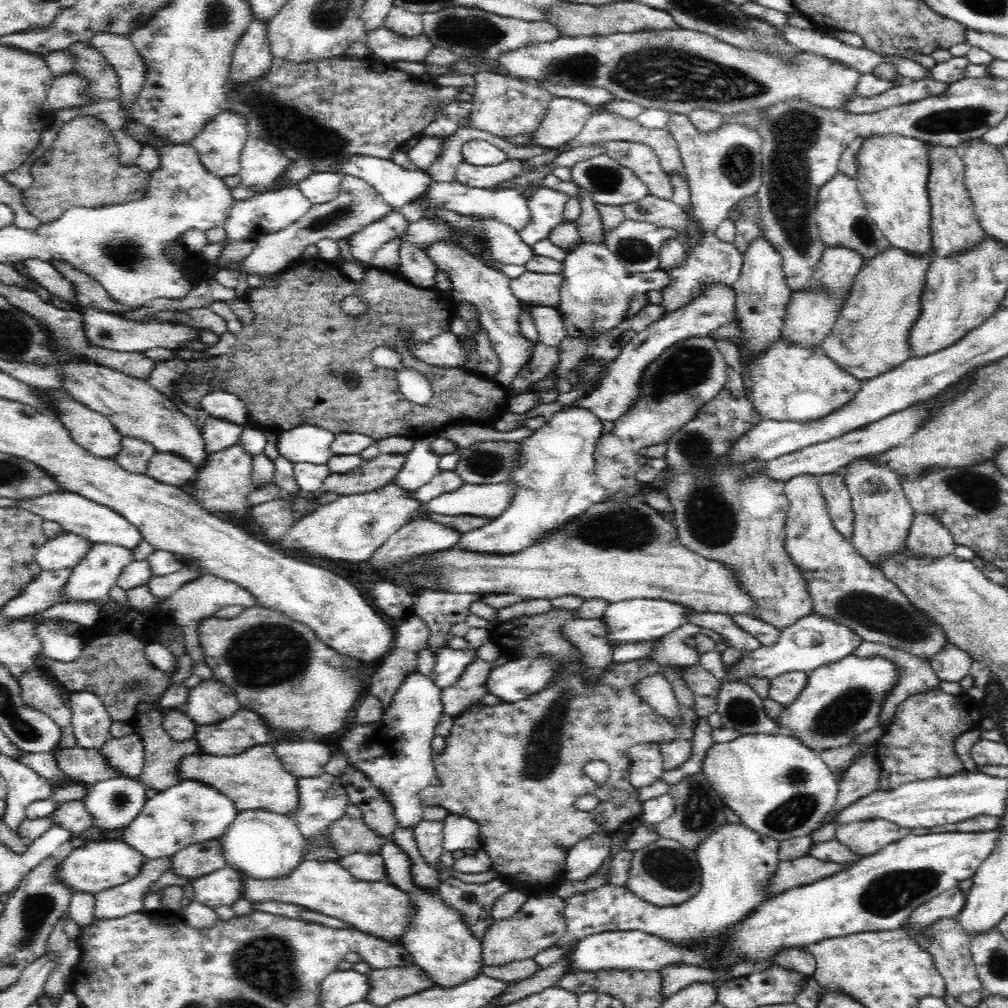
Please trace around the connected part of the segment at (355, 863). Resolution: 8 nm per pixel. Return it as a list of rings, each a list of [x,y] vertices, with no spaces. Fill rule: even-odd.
[[[355,852],[339,857],[338,862],[354,877],[368,882],[387,878],[383,856],[377,852]]]

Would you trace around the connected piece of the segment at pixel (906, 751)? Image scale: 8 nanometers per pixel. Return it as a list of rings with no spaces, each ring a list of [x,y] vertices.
[[[939,687],[904,700],[895,711],[890,730],[875,743],[875,756],[882,768],[880,789],[896,790],[908,782],[966,772],[957,756],[955,743],[962,734],[980,726],[983,720],[981,706],[968,694],[950,695]]]

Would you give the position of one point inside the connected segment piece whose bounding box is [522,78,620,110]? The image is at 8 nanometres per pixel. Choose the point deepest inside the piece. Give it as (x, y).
(595, 97)

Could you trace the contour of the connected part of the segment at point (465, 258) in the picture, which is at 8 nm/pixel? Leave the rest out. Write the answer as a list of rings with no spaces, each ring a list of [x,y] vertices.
[[[450,241],[434,242],[426,248],[426,255],[431,266],[446,273],[452,281],[452,291],[449,294],[454,304],[470,302],[477,308],[475,317],[486,327],[491,346],[500,358],[500,372],[492,380],[506,389],[512,386],[516,374],[532,360],[536,343],[527,340],[520,331],[519,318],[524,304],[512,293],[511,279],[498,269],[489,268],[479,258],[459,246],[454,246]]]

